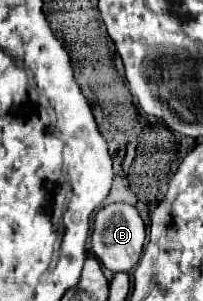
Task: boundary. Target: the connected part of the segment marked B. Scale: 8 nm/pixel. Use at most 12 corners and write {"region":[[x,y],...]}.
{"region":[[130,204],[96,214],[92,250],[110,272],[140,260],[146,226]]}

